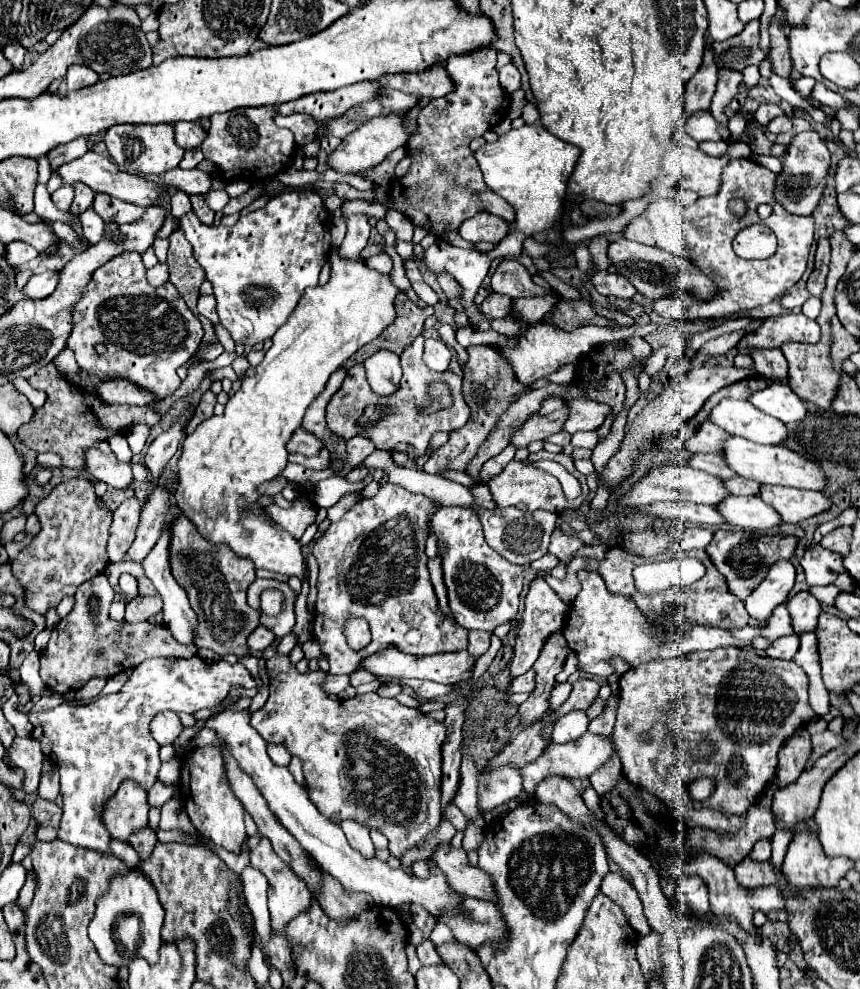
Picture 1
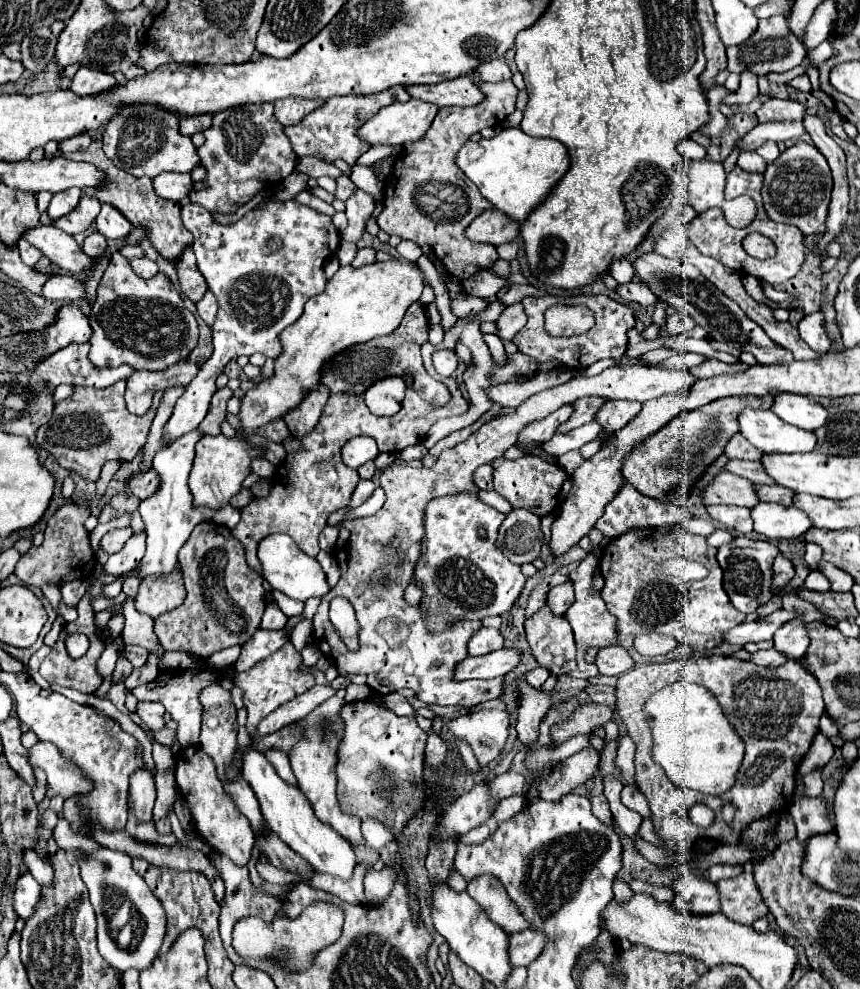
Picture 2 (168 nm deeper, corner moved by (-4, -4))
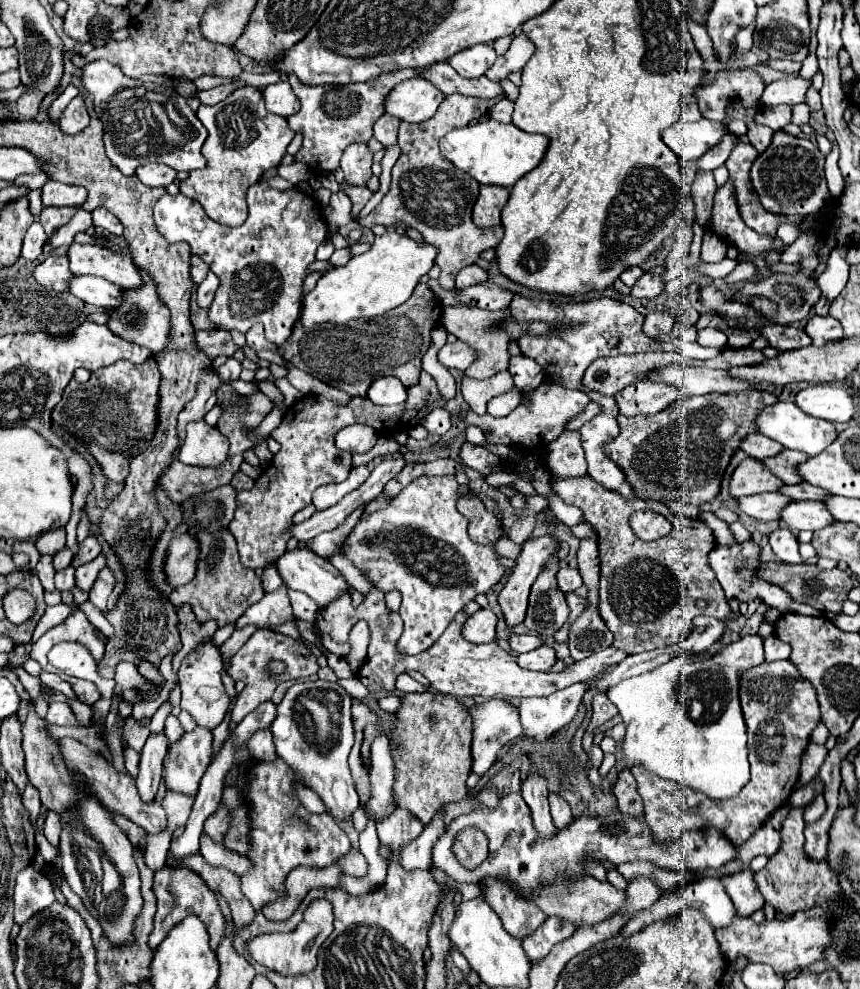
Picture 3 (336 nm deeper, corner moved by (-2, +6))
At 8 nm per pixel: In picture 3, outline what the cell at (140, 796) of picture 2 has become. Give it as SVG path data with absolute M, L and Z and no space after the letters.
M151 733L143 747L141 761L139 761L139 775L135 779L143 801L153 801L157 795L167 747L169 747L169 741L165 733Z

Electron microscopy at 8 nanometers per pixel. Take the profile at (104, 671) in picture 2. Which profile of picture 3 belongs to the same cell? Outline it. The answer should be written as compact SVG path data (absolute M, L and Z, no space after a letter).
M103 569L95 581L95 585L91 587L89 591L89 601L99 607L101 611L107 611L107 597L109 593L113 591L113 585L115 585L115 579L111 575L109 569Z

